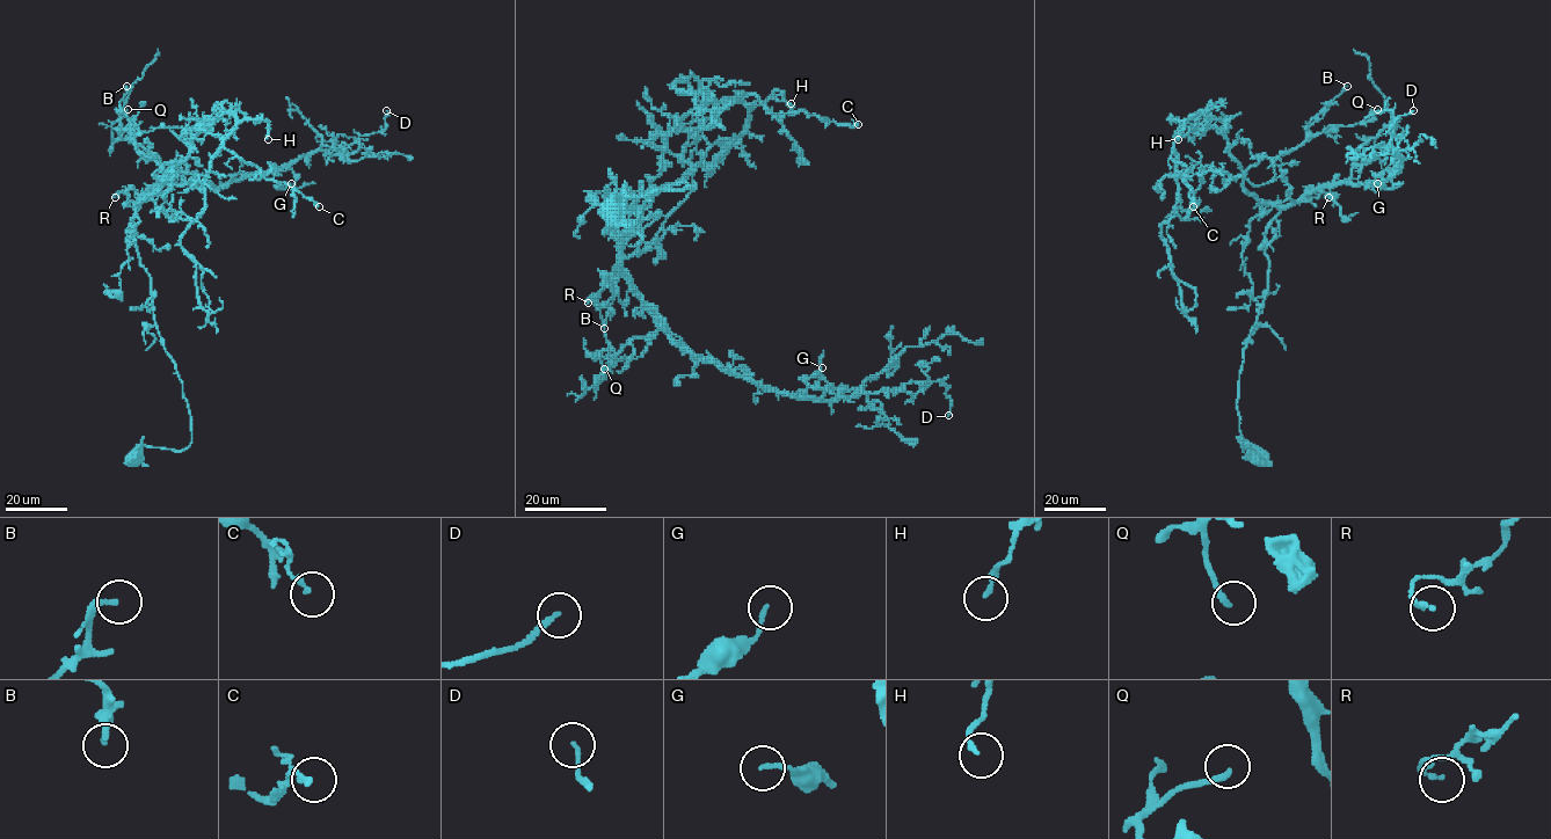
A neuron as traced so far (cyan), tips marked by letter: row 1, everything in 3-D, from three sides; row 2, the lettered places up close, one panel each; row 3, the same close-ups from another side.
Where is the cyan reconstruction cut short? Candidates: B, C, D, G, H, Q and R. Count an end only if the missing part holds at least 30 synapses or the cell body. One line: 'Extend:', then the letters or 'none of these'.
Extend: none of these

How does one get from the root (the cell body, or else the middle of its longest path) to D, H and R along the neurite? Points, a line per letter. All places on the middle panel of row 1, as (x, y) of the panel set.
D: (613, 209), (690, 185), (611, 230), (634, 293), (700, 358), (822, 399), (943, 381), (948, 415)
H: (613, 209), (690, 185), (613, 219), (617, 239), (642, 194), (734, 140), (774, 90), (791, 103)
R: (613, 209), (626, 197), (690, 185), (657, 189), (633, 223), (612, 221), (619, 277), (605, 276), (588, 303)

